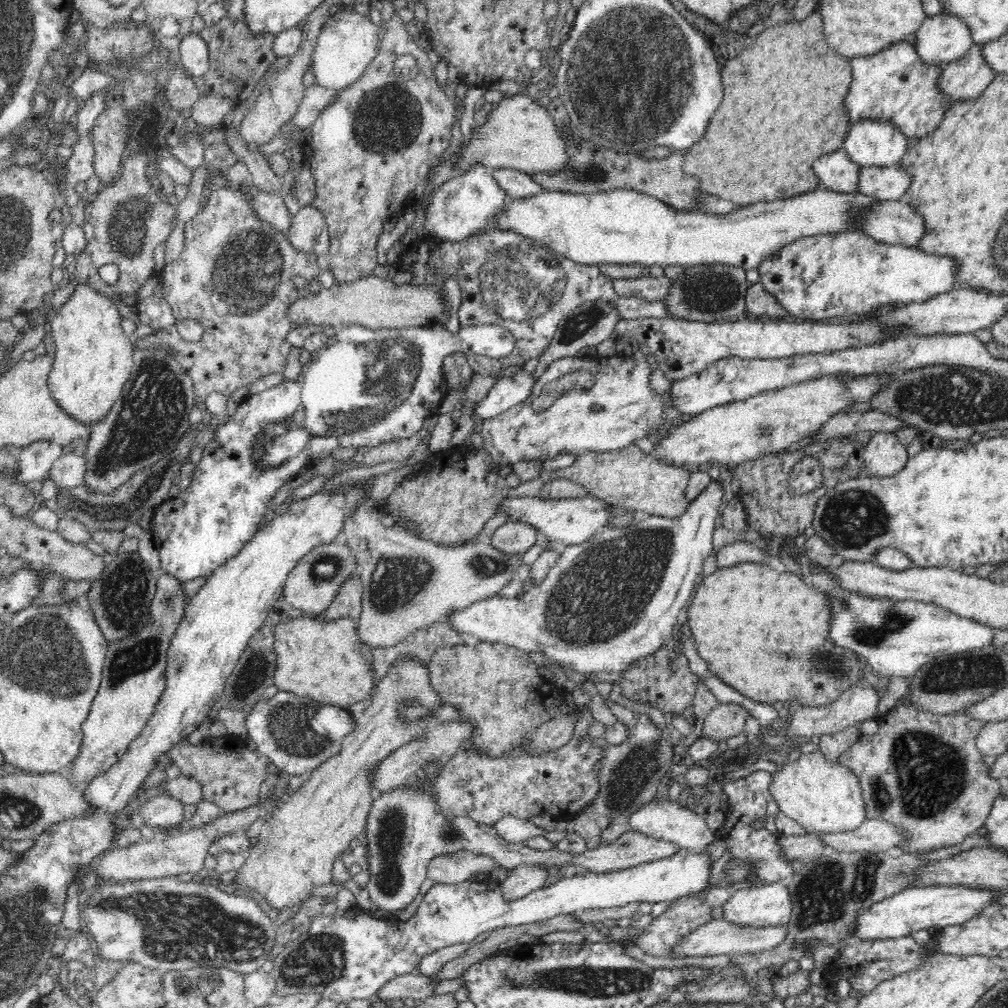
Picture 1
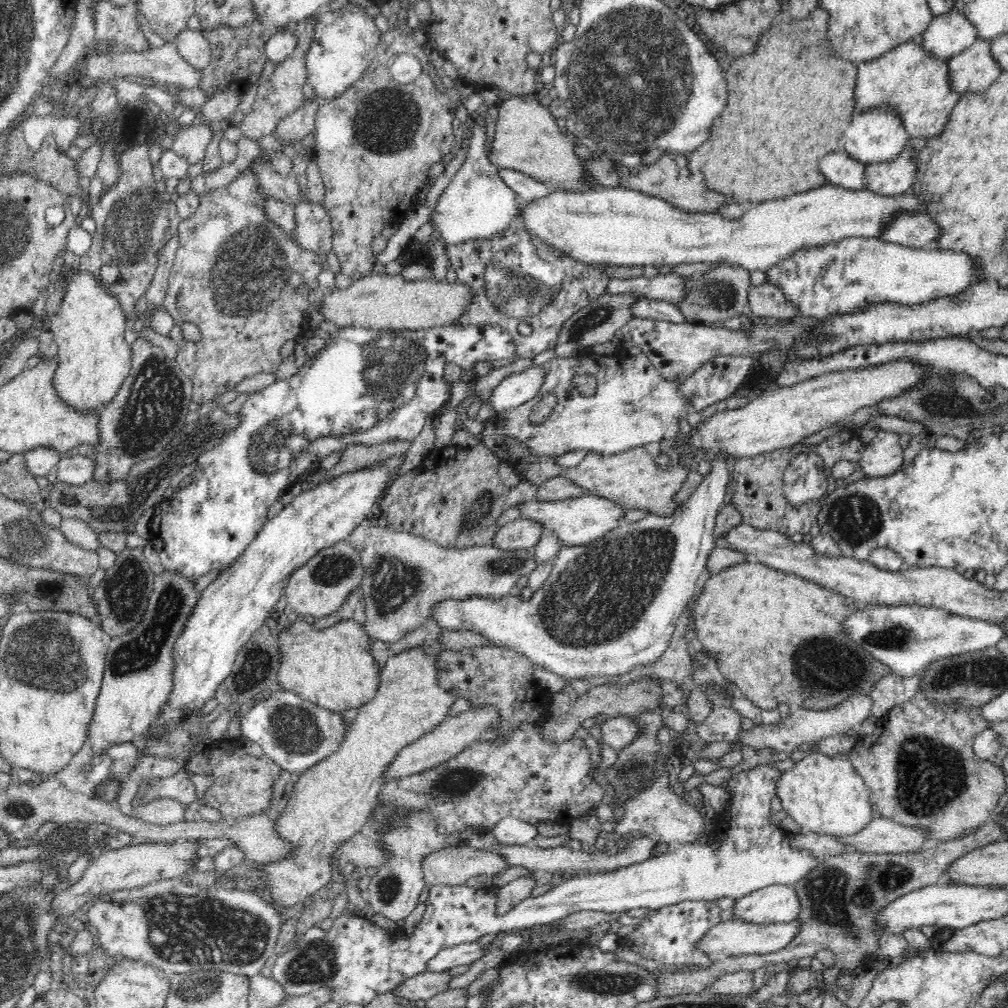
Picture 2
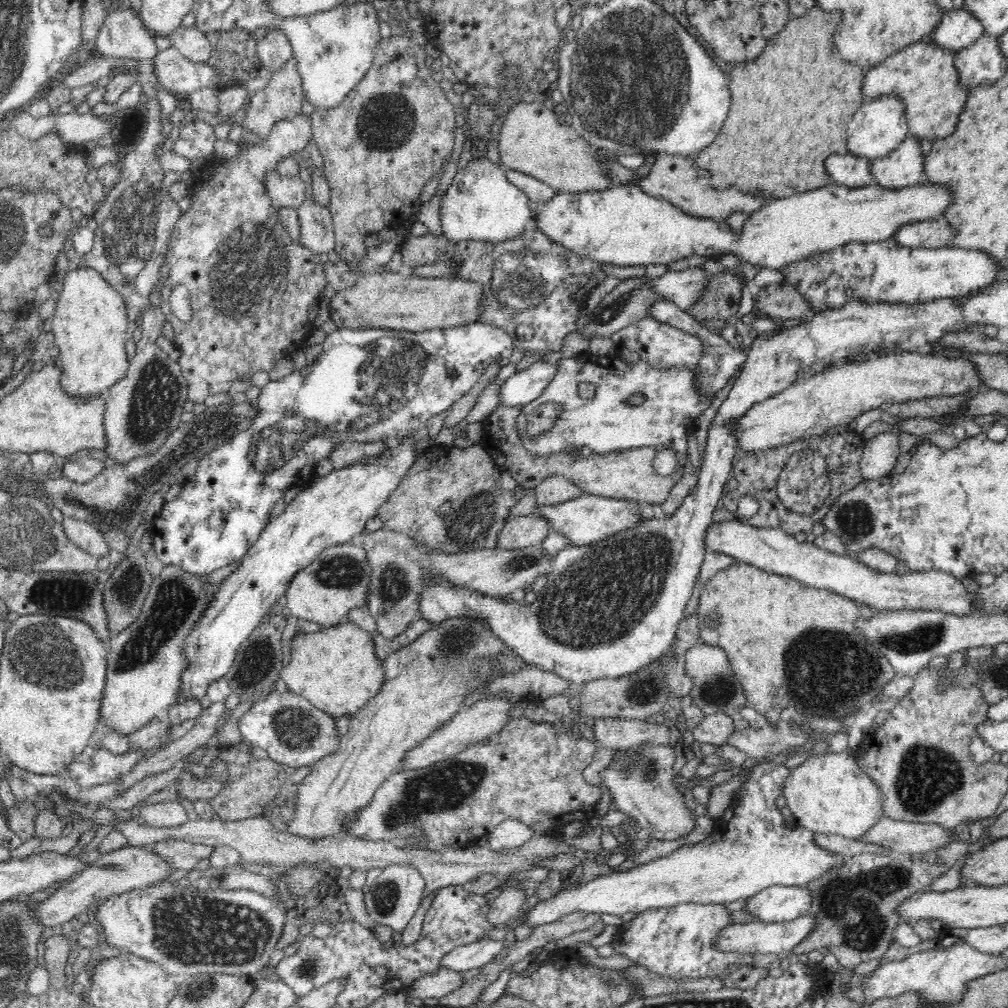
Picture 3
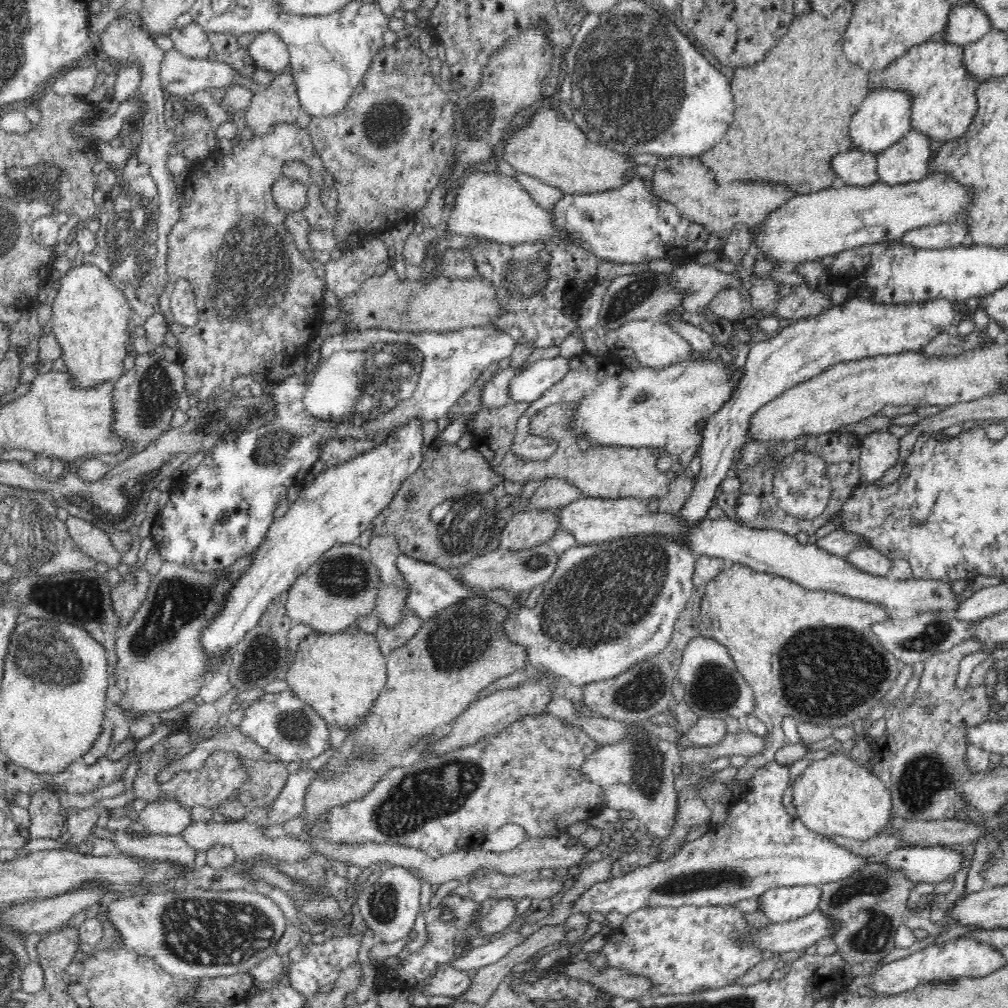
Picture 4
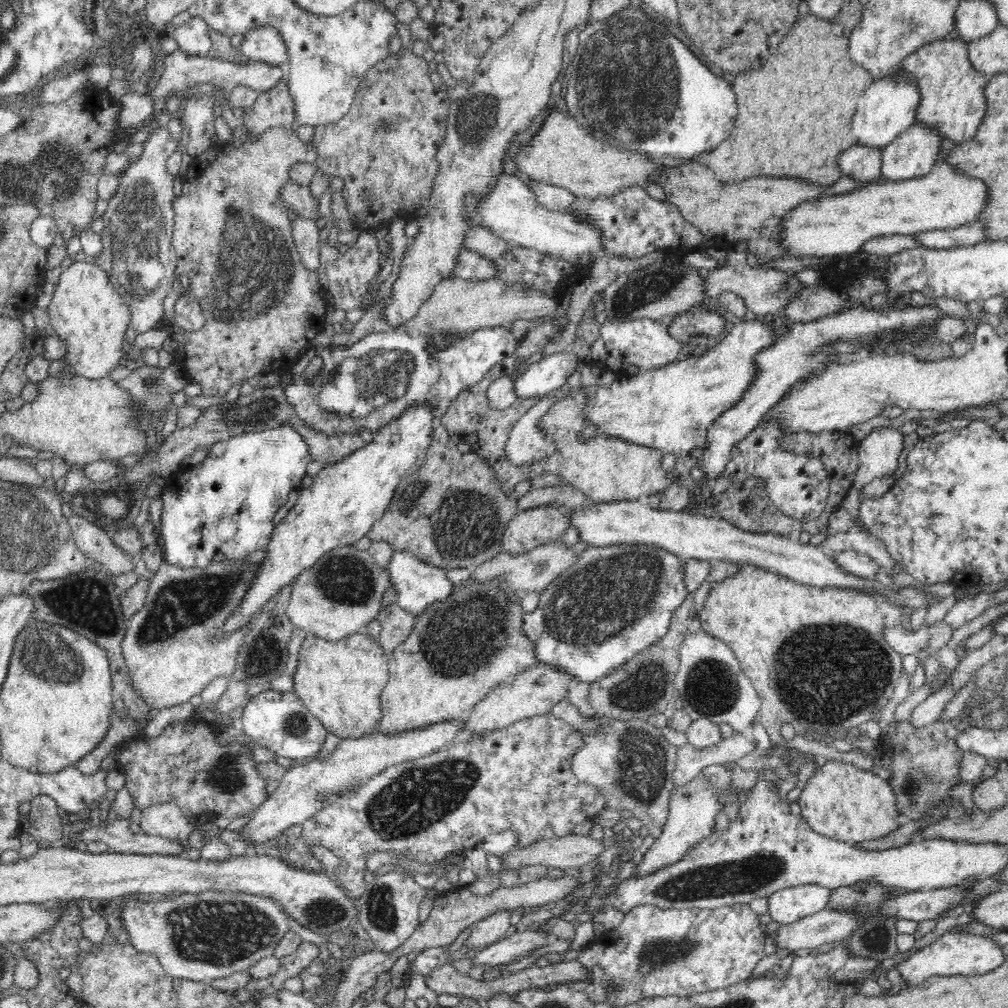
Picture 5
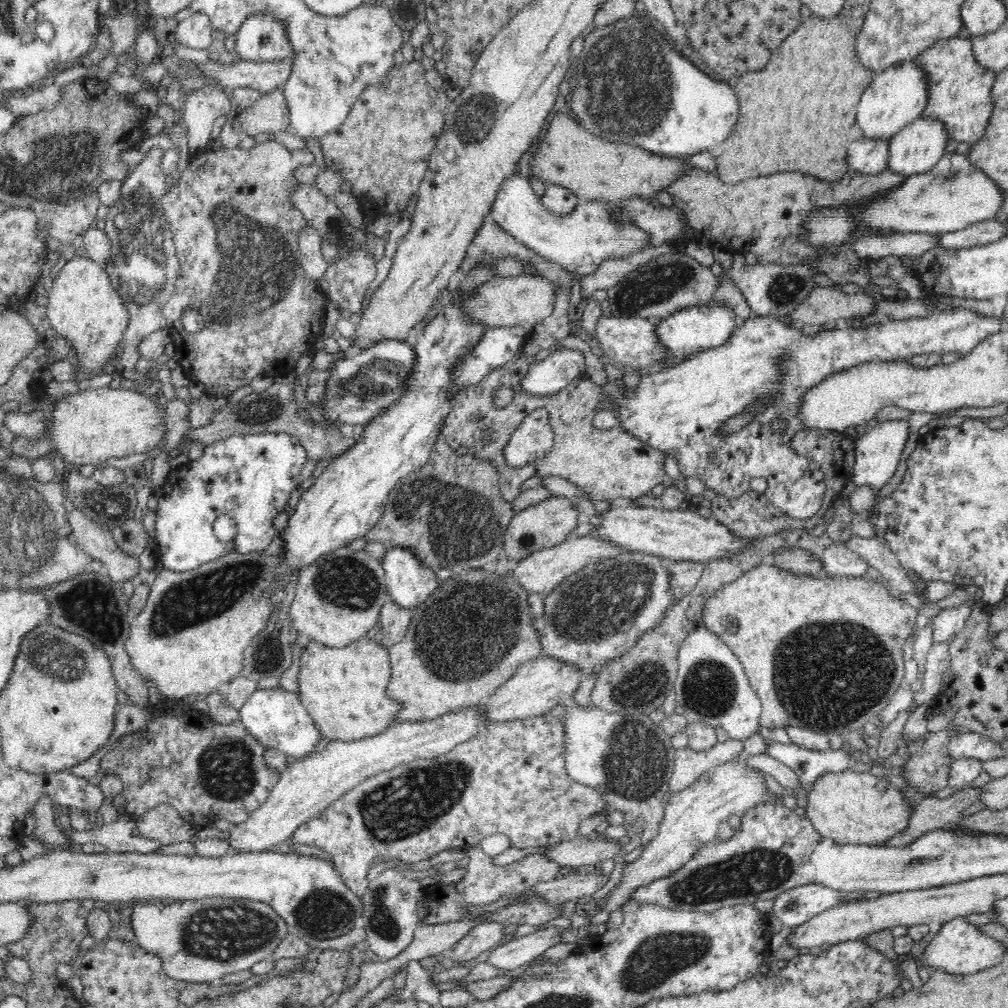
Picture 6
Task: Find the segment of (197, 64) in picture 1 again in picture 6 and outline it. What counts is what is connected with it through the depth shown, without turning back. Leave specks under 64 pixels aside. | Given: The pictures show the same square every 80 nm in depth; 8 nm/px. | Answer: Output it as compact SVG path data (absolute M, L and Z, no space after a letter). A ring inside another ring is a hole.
M197 12L177 23L175 38L188 48L208 49L212 42L213 27L208 15Z

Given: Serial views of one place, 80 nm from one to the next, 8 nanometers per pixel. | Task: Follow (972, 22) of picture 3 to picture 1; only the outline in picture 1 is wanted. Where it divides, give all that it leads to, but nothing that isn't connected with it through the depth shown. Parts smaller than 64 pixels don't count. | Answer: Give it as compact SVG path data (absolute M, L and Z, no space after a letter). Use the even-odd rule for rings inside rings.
M948 13L924 18L916 30L914 49L922 61L945 66L963 57L973 45L970 27Z

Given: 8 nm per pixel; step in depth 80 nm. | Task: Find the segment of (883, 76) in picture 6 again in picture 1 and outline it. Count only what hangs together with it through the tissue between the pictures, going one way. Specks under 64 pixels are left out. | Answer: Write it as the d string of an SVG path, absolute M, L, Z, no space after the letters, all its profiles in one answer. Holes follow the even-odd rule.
M860 119L849 127L843 150L861 168L894 166L907 154L908 137L884 119Z

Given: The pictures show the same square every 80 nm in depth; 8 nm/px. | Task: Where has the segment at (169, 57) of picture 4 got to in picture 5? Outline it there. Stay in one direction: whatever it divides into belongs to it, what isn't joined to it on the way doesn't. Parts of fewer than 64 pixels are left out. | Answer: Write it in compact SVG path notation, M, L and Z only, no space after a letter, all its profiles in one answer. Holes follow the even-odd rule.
M178 49L167 54L164 70L161 72L156 88L152 89L150 94L161 100L170 94L189 94L190 84L193 86L198 86L199 83L214 84L218 90L224 90L227 93L230 106L246 110L254 104L259 93L274 88L278 82L285 79L286 73L287 68L284 66L272 66L256 61L244 64L223 63L221 60L211 60L208 57L188 56Z

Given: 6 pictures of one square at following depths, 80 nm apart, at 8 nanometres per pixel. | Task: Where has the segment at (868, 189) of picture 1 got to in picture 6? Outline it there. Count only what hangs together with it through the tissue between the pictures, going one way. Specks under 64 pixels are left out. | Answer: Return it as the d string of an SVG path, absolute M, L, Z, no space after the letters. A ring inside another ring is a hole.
M920 116L890 138L888 170L905 178L924 174L934 169L940 158L943 158L944 150L951 146L952 143L948 138L948 131L944 123L930 117Z

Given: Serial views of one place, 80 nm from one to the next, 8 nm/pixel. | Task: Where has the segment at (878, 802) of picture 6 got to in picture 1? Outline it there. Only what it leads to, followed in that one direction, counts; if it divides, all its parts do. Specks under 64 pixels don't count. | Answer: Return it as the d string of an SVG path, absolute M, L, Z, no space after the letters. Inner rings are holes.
M820 750L801 753L798 760L782 764L779 771L773 774L769 790L779 809L803 826L807 833L852 831L868 819L859 779L848 766L840 761L828 760Z

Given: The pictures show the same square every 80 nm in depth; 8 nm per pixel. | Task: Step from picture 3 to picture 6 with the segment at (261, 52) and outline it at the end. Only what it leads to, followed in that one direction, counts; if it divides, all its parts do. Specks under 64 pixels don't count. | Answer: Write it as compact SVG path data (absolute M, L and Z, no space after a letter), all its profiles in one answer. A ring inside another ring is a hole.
M248 15L235 35L234 53L239 60L280 62L292 53L284 23L272 15Z

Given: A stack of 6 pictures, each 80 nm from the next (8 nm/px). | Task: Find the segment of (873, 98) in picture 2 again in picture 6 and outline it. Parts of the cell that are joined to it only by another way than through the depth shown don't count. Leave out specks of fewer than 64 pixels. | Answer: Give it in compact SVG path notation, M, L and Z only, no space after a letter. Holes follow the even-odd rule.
M952 37L939 40L924 52L920 52L913 60L928 79L928 100L921 116L944 123L952 145L960 142L978 142L984 136L992 116L990 92L996 72L978 63L972 53L971 39Z

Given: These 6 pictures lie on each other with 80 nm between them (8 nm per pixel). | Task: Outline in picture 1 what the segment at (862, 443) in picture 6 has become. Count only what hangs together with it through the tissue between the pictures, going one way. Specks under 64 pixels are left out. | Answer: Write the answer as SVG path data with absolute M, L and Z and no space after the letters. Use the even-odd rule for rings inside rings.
M880 431L864 445L863 459L870 476L890 477L905 467L908 452L895 433Z

